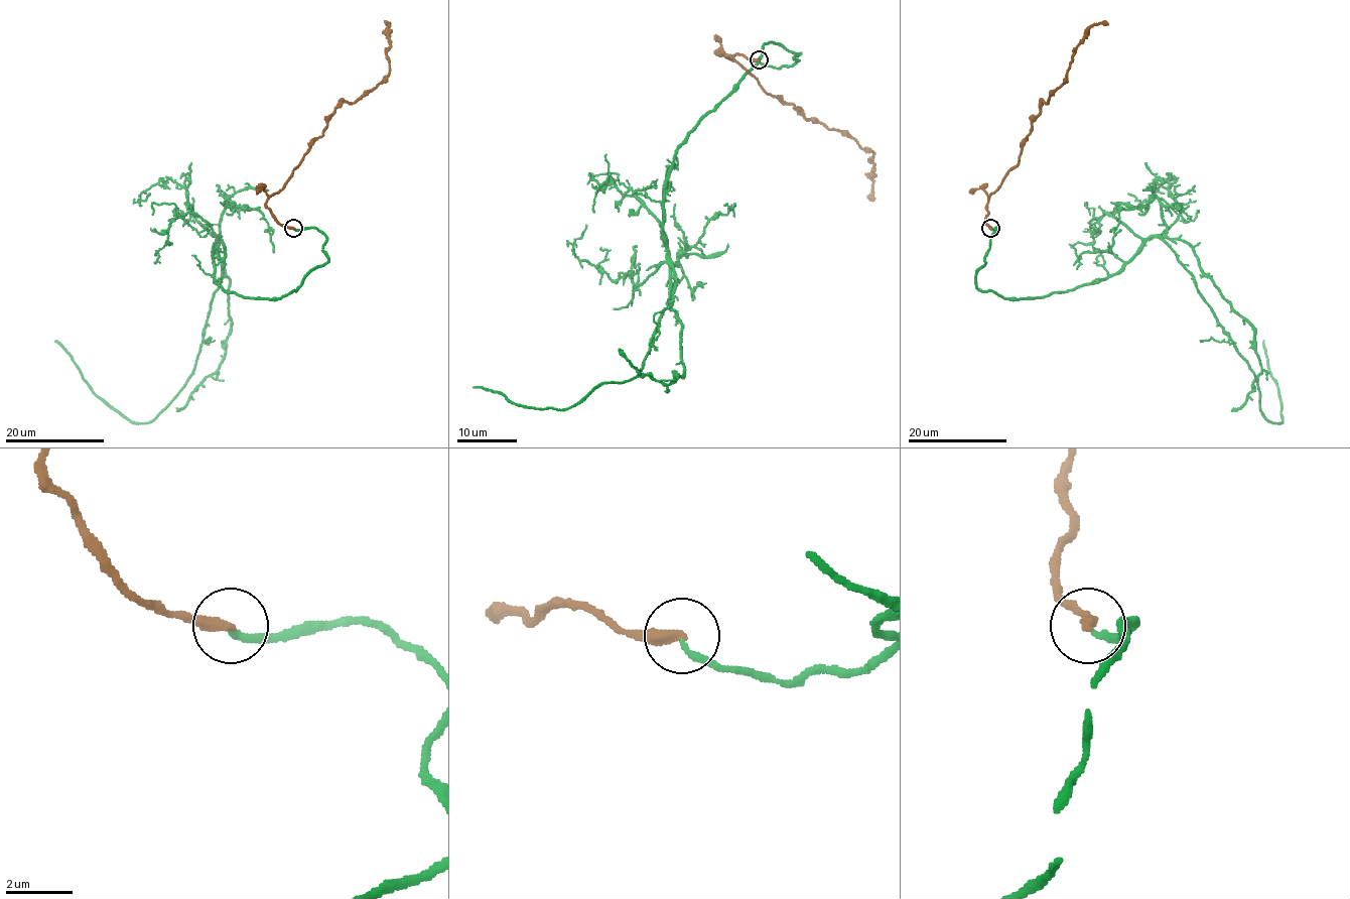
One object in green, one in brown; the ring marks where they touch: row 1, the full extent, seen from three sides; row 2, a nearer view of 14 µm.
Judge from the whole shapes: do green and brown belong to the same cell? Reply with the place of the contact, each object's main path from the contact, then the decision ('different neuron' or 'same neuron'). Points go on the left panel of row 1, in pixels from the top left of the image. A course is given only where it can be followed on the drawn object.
at (293, 228); green runs (294, 229), (317, 228), (327, 262), (281, 298), (216, 282), (219, 238), (194, 369), (149, 422), (54, 341); brown runs (294, 228), (279, 223), (267, 201), (278, 193), (322, 134), (334, 110), (367, 95), (388, 74), (389, 24); same neuron

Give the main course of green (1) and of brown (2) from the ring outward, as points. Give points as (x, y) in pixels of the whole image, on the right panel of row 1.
1: (990, 229), (975, 286), (1005, 298), (1106, 279), (1161, 238), (1254, 375), (1259, 411), (1278, 422), (1263, 341)
2: (990, 228), (985, 223), (988, 201), (1018, 163), (1032, 121), (1064, 83), (1074, 49), (1086, 31), (1108, 24)

